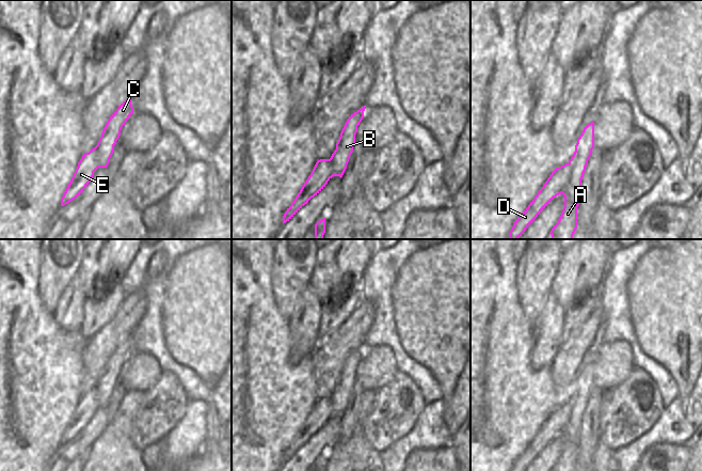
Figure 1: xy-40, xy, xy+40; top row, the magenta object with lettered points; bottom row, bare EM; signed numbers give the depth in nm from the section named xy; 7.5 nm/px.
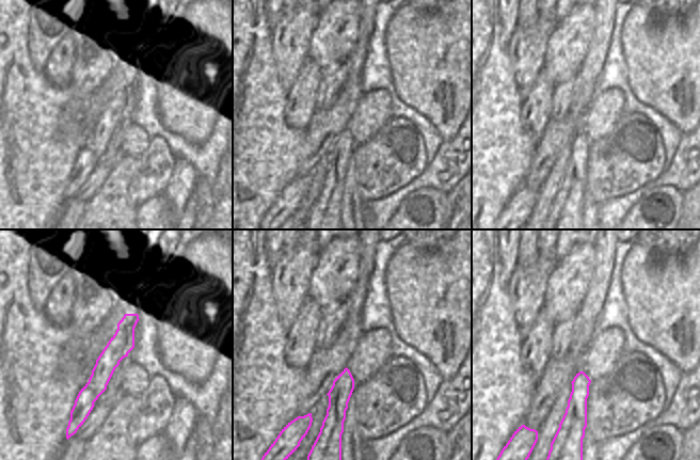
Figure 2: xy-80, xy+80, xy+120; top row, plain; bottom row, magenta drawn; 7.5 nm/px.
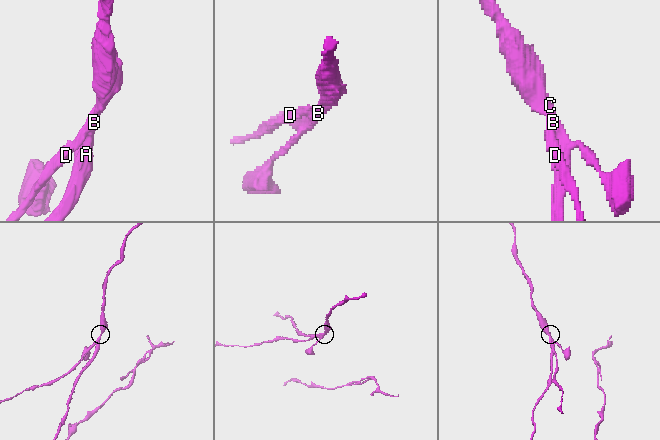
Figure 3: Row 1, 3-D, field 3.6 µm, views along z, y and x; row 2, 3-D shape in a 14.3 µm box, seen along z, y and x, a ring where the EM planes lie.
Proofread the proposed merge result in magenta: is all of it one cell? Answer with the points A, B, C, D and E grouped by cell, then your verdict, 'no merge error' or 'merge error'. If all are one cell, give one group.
groups A B C / D E; merge error

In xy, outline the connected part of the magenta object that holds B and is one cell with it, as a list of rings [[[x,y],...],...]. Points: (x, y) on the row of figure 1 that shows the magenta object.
[[[364,106],[351,114],[340,132],[340,137],[336,143],[336,150],[330,158],[334,169],[334,176],[341,178],[347,169],[349,158],[353,152],[353,145],[356,143],[355,135],[357,132],[357,126],[364,117],[365,109],[366,107]]]

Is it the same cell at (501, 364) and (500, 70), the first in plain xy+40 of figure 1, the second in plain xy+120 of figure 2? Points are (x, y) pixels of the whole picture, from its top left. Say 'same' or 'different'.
same

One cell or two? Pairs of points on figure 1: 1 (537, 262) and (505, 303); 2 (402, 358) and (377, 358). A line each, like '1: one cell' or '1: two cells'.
1: two cells
2: two cells

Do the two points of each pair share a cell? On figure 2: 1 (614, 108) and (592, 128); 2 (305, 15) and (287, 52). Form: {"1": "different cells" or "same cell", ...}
{"1": "same cell", "2": "same cell"}

